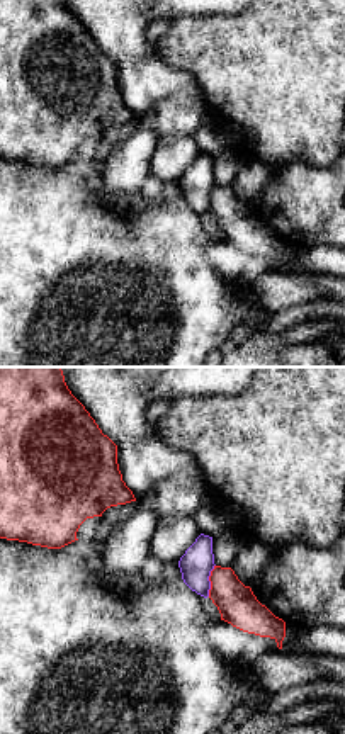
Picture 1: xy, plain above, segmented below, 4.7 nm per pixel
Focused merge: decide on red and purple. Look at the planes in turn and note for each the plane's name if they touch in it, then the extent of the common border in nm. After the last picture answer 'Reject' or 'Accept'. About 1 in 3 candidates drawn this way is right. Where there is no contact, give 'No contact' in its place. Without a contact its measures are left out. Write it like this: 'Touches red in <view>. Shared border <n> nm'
Touches red in xy. Shared border 160 nm

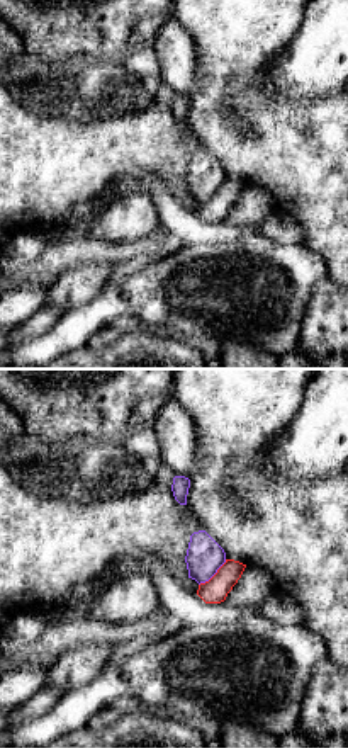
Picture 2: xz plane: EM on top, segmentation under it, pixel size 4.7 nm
Touches red in xz. Shared border 180 nm

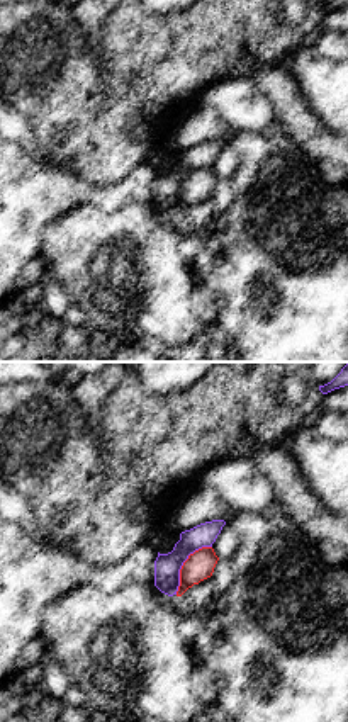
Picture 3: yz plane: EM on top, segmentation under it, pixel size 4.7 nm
Touches red in yz. Shared border 280 nm

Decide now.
Reject

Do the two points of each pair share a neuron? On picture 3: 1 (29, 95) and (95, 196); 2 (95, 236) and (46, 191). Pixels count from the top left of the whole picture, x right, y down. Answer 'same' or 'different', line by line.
1: different
2: different

